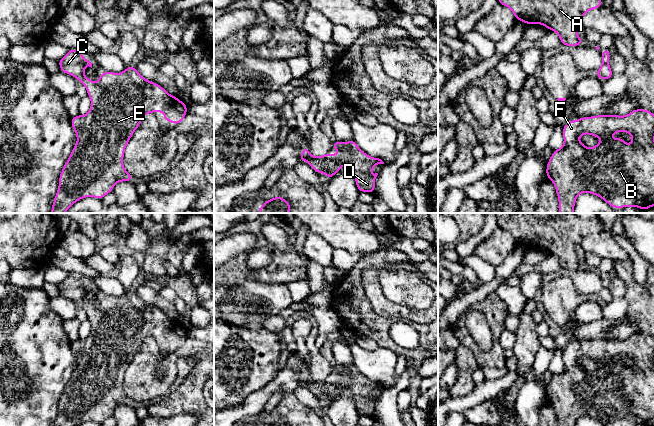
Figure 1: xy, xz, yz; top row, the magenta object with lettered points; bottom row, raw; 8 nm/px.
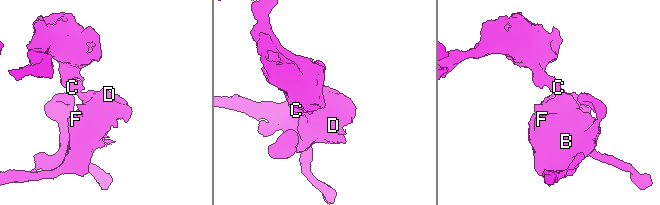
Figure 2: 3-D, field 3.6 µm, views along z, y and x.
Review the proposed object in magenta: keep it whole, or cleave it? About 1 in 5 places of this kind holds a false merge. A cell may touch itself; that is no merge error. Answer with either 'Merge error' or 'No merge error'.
No merge error

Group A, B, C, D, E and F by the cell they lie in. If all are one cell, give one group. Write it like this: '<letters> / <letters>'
A B C D E F

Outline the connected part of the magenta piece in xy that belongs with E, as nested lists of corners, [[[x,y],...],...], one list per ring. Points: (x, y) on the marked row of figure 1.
[[[70,49],[58,61],[61,72],[75,77],[85,86],[91,107],[87,114],[79,114],[71,118],[71,126],[76,133],[77,142],[60,173],[51,213],[65,213],[82,198],[102,199],[113,191],[116,183],[131,182],[133,176],[123,165],[125,148],[146,114],[163,112],[165,122],[170,121],[178,125],[188,113],[187,104],[181,102],[179,97],[172,96],[159,84],[143,78],[133,66],[128,66],[121,73],[105,70],[99,75],[99,81],[95,83],[84,76],[85,68],[87,66],[92,68],[92,63],[83,58],[82,52],[78,49]]]

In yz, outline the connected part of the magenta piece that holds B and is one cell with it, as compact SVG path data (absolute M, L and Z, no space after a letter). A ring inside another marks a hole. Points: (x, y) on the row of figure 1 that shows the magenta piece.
M634 109L628 115L596 115L571 120L563 125L564 143L560 149L554 150L546 167L546 177L555 186L559 201L559 213L574 213L576 198L587 192L603 199L612 208L638 207L647 210L654 206L654 114L647 109ZM625 131L633 141L626 144L618 137L614 140L611 135ZM583 134L592 135L602 140L591 148L579 141Z

